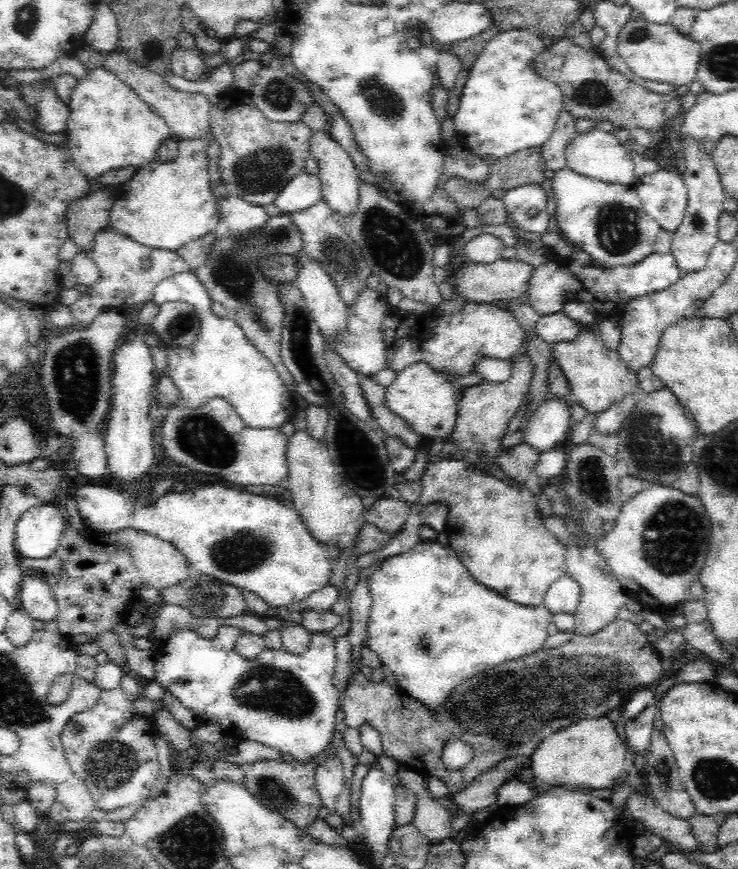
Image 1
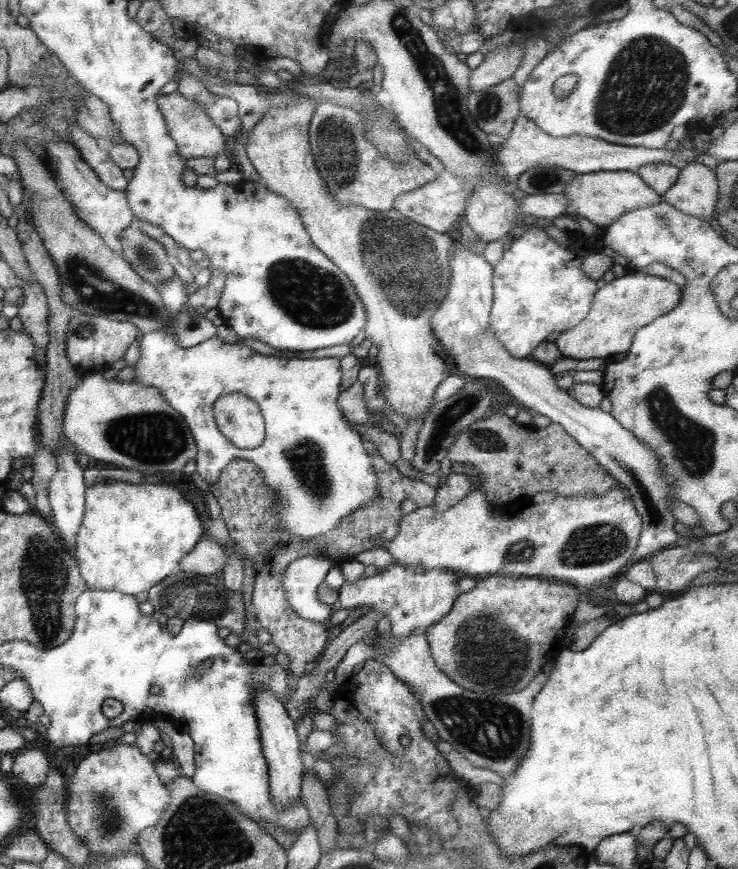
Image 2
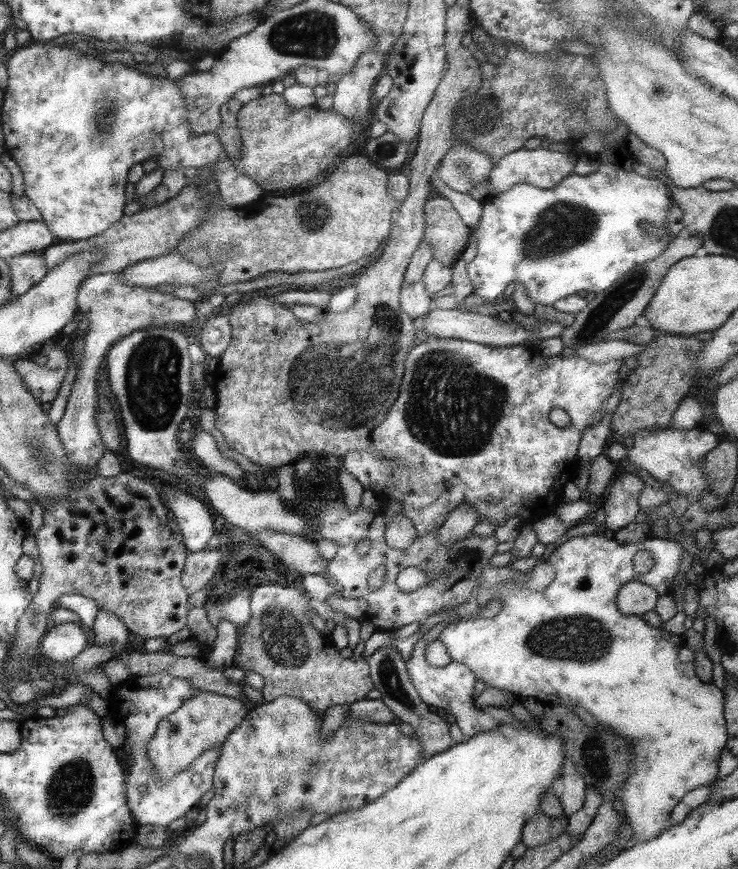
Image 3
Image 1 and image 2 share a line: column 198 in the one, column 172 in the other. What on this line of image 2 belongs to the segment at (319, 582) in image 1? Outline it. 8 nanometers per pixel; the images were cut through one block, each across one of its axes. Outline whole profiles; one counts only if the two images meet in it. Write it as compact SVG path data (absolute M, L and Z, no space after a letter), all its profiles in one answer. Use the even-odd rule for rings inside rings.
M96 483L85 490L85 513L72 554L87 590L135 596L180 571L180 561L204 535L205 523L184 494L169 485Z

